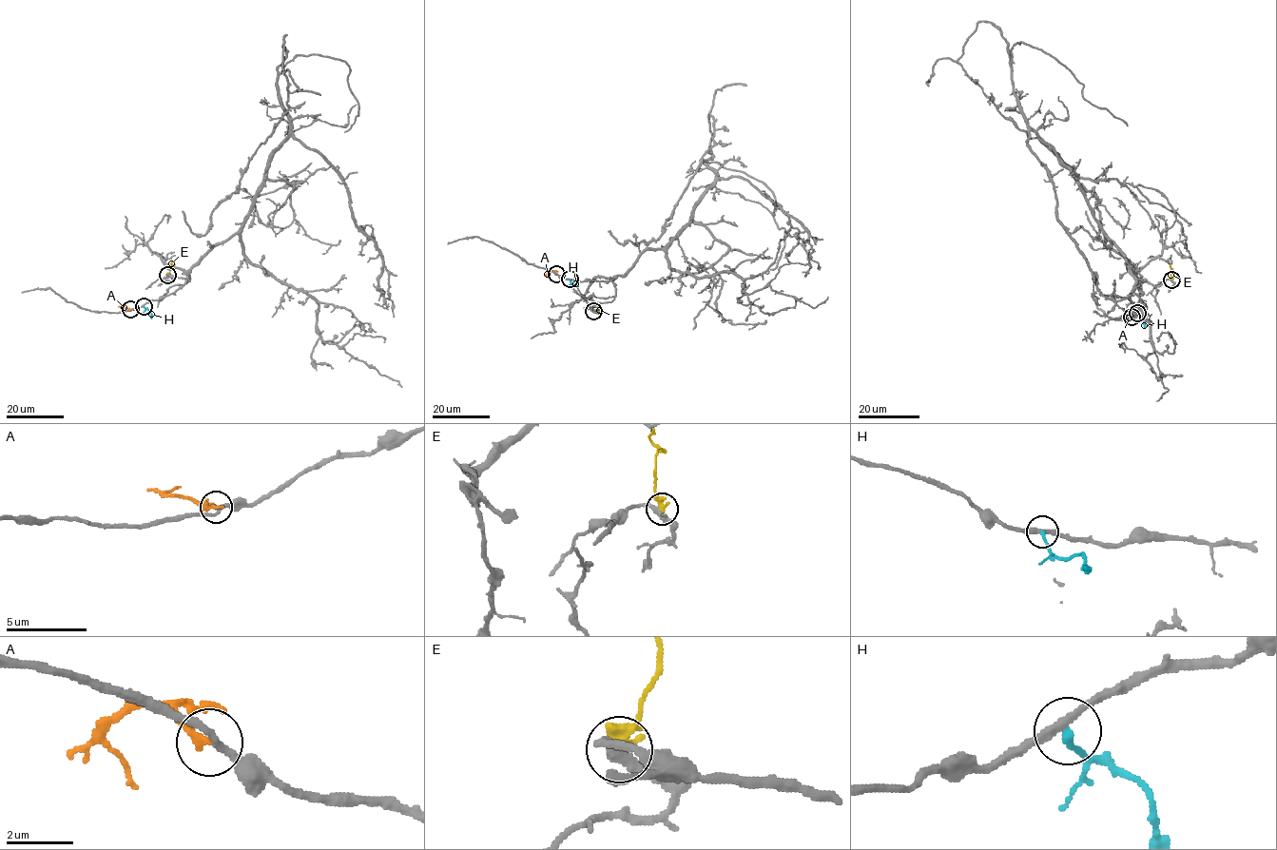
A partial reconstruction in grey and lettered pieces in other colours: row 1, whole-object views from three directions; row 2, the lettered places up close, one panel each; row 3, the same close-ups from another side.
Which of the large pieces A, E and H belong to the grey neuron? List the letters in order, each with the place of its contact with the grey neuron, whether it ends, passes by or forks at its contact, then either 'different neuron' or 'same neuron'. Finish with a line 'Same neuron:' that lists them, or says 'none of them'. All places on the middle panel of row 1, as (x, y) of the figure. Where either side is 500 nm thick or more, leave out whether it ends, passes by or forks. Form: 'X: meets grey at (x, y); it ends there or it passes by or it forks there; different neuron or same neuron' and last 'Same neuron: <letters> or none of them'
A: meets grey at (556, 274); it ends there; different neuron
E: meets grey at (593, 311); different neuron
H: meets grey at (570, 279); it ends there; different neuron
Same neuron: none of them

